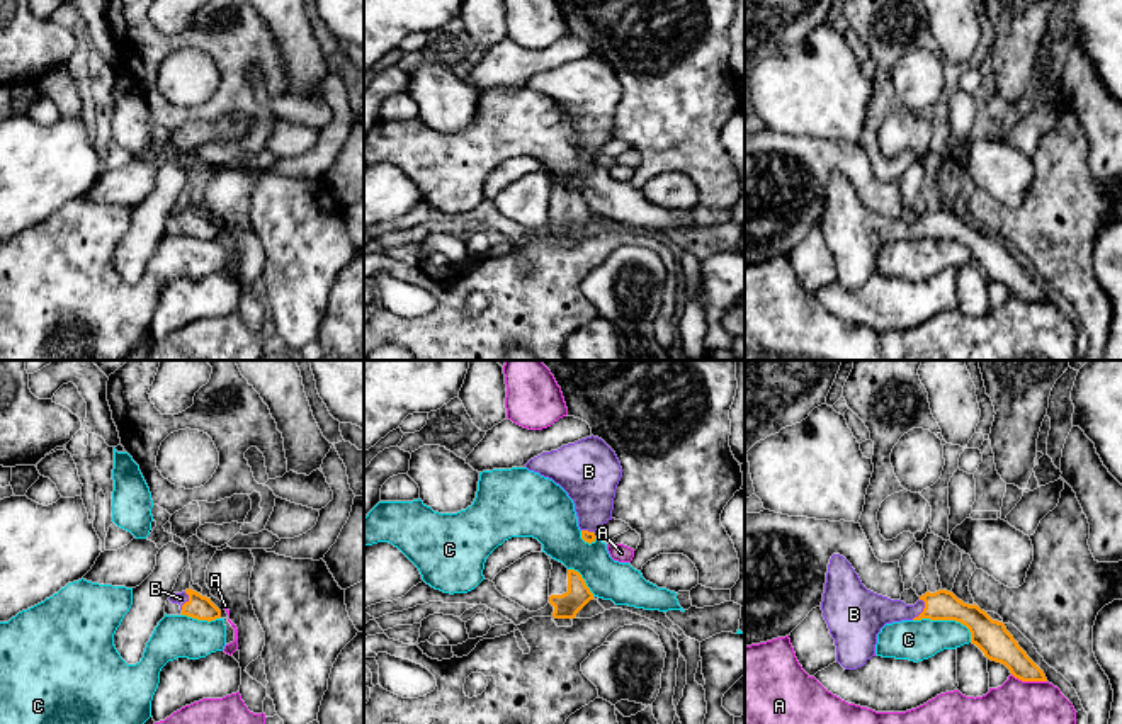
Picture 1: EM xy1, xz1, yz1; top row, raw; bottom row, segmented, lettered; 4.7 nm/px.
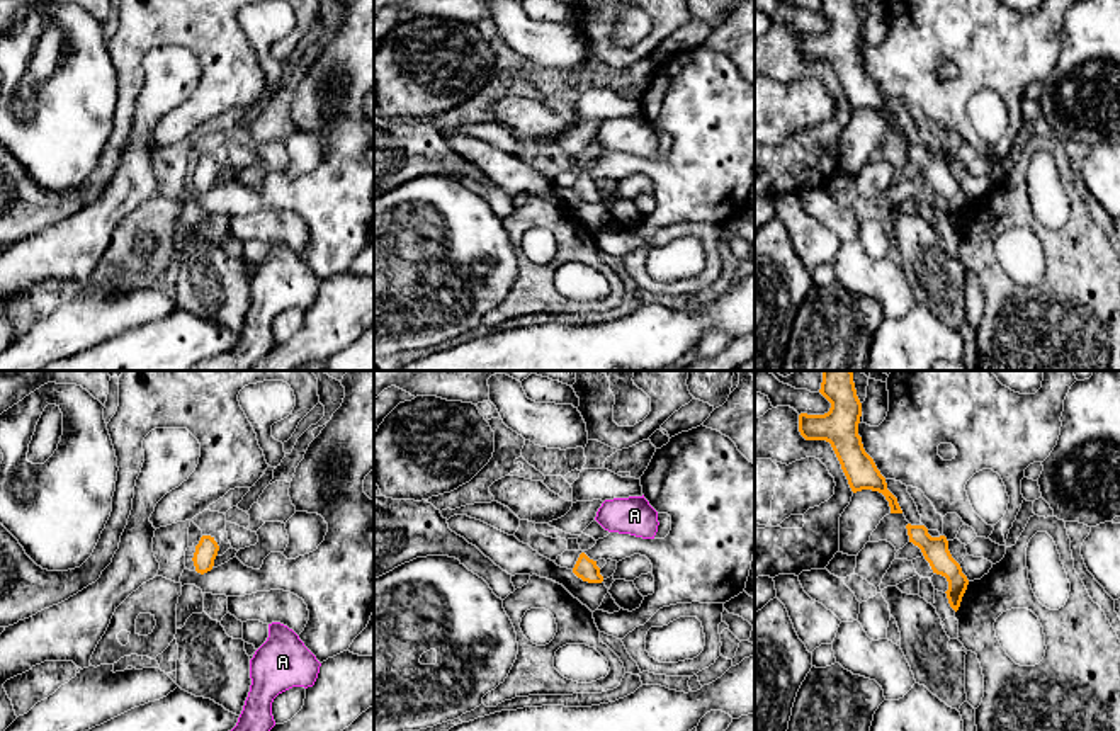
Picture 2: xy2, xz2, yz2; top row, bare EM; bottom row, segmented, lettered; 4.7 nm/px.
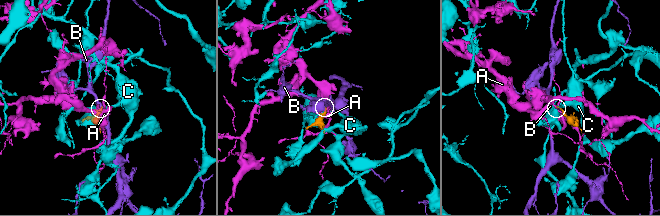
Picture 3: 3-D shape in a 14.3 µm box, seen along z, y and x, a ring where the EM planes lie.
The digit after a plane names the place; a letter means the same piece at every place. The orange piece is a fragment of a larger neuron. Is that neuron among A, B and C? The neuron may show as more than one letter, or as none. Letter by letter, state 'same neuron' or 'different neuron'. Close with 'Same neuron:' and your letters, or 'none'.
A: different neuron
B: same neuron
C: different neuron
Same neuron: B

